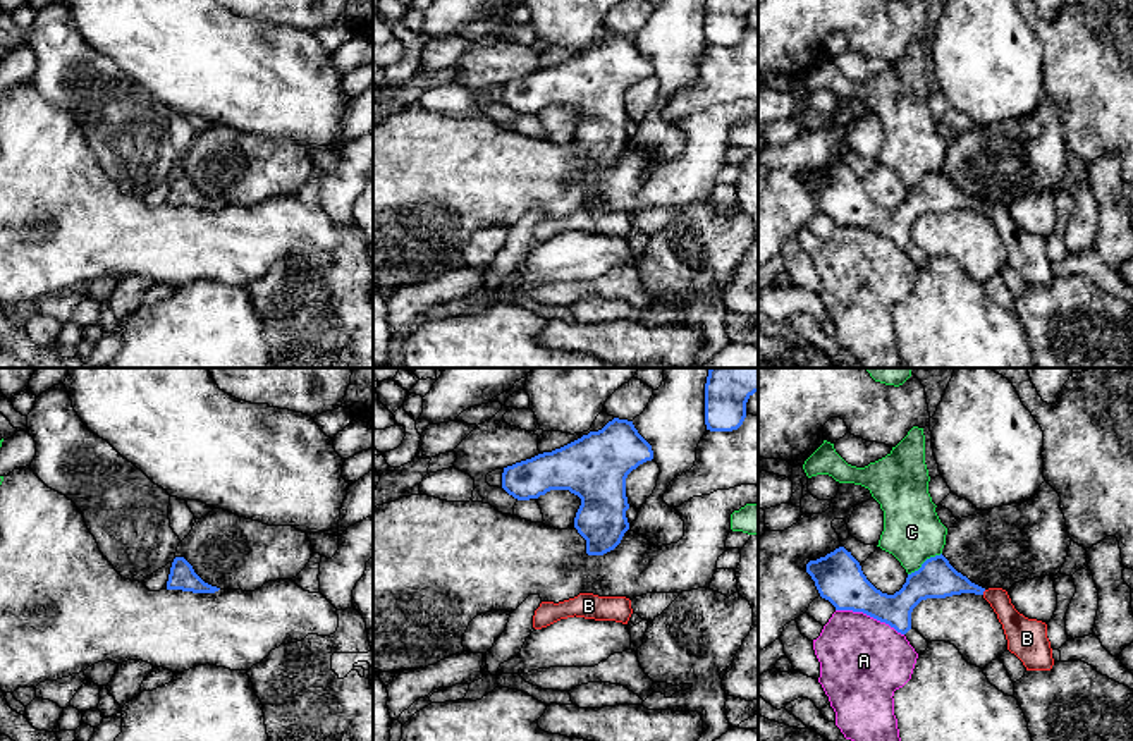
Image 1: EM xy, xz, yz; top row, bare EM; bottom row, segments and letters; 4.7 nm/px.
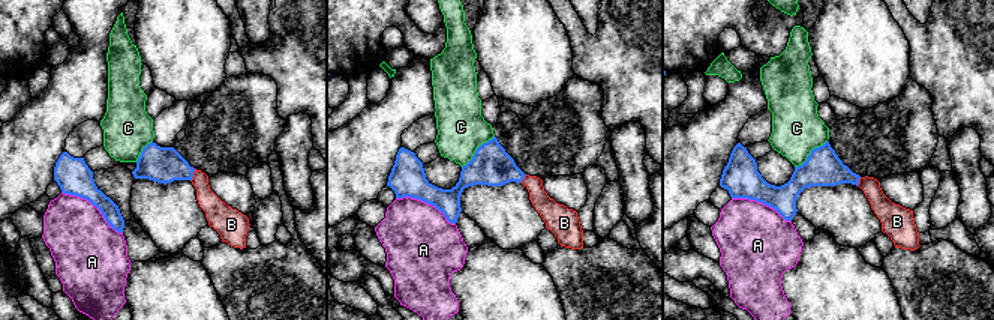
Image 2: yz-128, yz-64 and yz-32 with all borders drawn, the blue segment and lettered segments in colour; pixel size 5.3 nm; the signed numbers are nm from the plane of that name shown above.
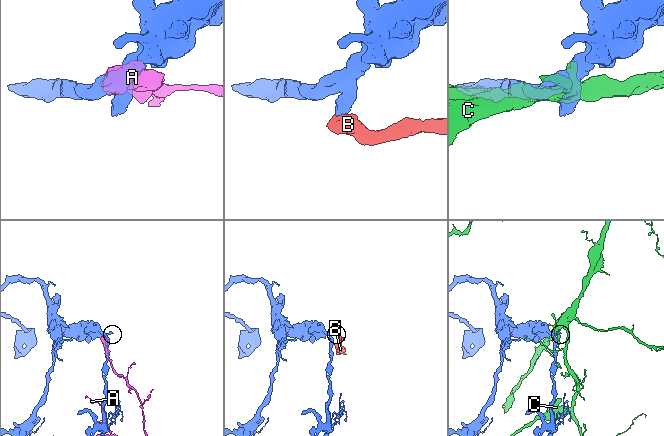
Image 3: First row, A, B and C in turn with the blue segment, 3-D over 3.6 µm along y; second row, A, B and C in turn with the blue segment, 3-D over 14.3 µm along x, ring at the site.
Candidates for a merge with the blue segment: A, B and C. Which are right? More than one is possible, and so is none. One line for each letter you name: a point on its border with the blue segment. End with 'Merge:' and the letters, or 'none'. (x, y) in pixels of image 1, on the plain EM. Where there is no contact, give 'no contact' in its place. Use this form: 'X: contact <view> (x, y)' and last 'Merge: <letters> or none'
B: contact yz (984, 205)
Merge: B

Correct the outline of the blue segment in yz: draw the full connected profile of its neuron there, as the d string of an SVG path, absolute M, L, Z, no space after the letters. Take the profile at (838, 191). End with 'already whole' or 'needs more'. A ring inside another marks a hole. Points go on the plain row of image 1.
M844 162L810 175L806 187L815 196L820 211L836 225L863 227L901 249L911 244L911 227L922 215L961 208L982 210L1002 239L1007 265L1023 277L1026 285L1050 285L1054 280L1047 239L1020 229L1006 205L985 205L971 198L942 168L927 174L918 186L908 189L906 198L894 210L877 205Z; needs more

